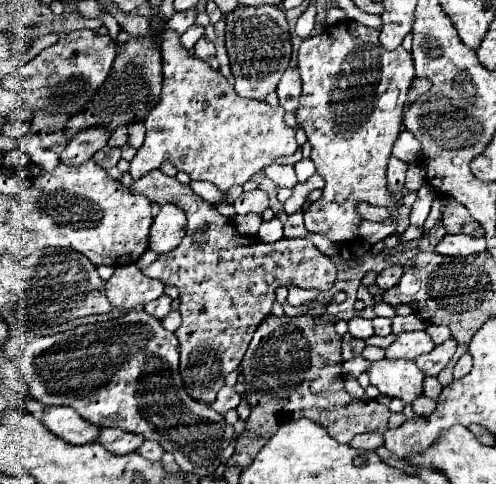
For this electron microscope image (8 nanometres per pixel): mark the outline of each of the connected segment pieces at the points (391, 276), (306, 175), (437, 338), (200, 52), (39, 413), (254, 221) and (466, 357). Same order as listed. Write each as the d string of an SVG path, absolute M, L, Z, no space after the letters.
M390 265L390 267L386 267L384 271L380 271L376 275L376 285L380 289L390 289L398 283L400 275L402 275L402 265Z
M302 159L302 161L298 161L296 165L294 165L294 169L296 169L296 177L298 177L298 183L306 183L314 173L316 173L316 169L314 169L314 163L310 161L310 159Z
M428 325L426 327L426 333L432 337L432 341L438 345L438 343L444 343L446 339L450 339L450 329L446 325Z
M202 36L194 45L194 55L200 57L200 59L208 59L216 53L216 48L214 43L208 41L204 36Z
M30 395L24 399L24 405L36 419L40 419L40 423L48 427L48 431L64 441L70 441L72 445L96 441L98 427L92 423L84 423L84 419L80 419L80 415L72 411L72 407L48 407L32 399Z
M244 215L244 217L234 219L234 225L236 225L238 233L240 235L252 235L252 237L258 233L260 223L262 223L260 215Z
M464 353L464 355L458 359L458 363L454 365L454 379L460 379L460 377L468 375L470 369L472 369L472 357L470 357L470 353Z

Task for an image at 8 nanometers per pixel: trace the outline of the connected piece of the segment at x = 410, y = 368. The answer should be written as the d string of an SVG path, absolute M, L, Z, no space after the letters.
M380 359L370 361L366 369L370 383L380 389L382 395L400 397L404 403L412 403L422 393L424 373L414 361L406 359Z

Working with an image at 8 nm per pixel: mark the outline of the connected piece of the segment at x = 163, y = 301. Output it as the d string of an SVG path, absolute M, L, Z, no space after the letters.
M164 293L164 295L160 295L160 299L154 299L152 303L146 303L144 311L146 311L148 315L152 315L152 317L162 319L162 317L170 311L170 303L172 303L172 299Z

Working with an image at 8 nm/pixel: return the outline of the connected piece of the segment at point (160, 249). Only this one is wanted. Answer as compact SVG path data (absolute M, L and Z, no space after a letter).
M166 203L154 217L148 247L158 254L165 254L180 245L186 231L186 215L180 207Z

